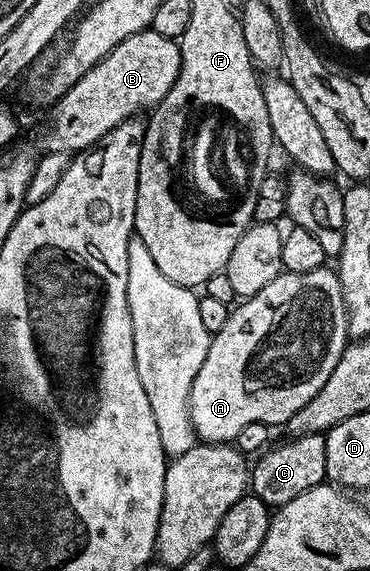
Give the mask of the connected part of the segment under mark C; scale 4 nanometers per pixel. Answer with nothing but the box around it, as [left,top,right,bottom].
[249,433,327,507]

